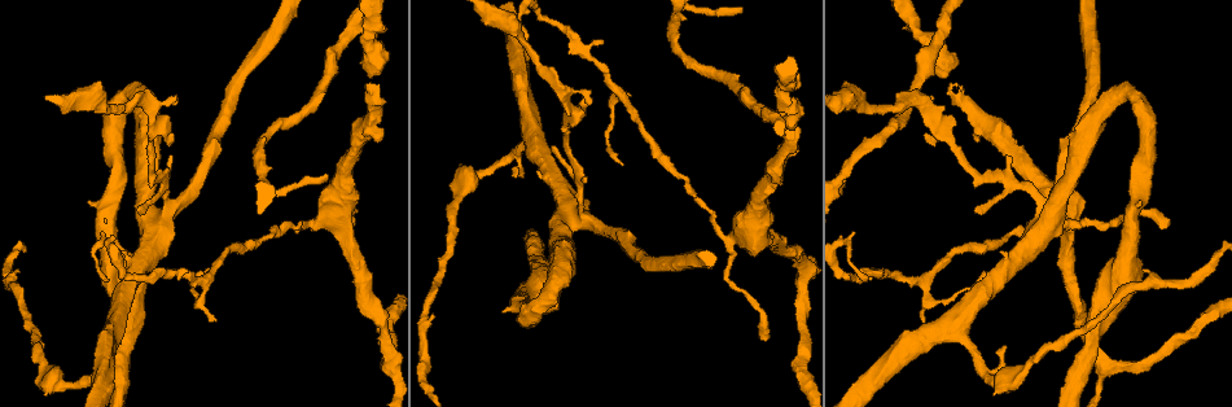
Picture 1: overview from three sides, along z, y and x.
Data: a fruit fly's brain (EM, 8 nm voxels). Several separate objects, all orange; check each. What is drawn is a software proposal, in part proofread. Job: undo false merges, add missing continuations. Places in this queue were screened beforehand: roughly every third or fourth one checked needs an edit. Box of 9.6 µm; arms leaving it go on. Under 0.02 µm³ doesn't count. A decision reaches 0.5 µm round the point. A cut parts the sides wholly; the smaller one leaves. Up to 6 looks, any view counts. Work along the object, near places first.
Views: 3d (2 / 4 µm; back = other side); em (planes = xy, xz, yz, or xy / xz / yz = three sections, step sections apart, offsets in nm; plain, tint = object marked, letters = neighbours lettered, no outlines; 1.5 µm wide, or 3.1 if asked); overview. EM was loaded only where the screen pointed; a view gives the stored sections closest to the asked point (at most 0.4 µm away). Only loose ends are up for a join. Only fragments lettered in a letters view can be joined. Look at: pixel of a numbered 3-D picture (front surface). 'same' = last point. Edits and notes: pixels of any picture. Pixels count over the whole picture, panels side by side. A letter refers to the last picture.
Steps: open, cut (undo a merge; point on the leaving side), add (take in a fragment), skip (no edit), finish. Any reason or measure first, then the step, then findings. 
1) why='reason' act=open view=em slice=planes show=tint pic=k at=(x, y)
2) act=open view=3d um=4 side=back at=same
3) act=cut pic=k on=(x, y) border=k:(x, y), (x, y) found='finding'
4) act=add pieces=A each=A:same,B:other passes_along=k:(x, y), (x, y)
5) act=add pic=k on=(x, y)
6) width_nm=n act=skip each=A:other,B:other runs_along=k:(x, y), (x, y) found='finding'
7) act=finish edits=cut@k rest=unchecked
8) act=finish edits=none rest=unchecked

why='sharp bend' act=open view=em slice=xy step=8 show=tint pic=1 at=(622, 97)

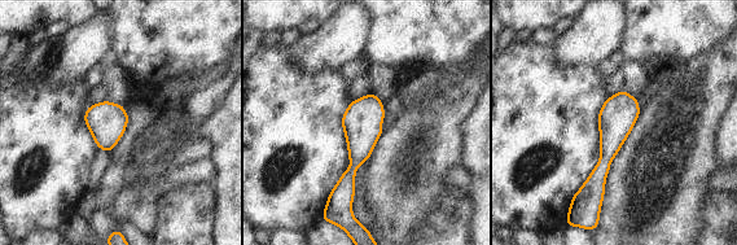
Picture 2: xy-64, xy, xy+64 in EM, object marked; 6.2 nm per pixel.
act=open view=em slice=planes show=letters at=same

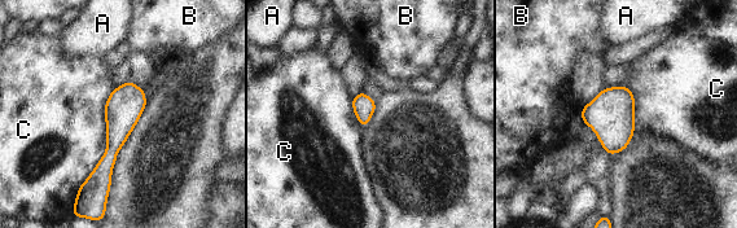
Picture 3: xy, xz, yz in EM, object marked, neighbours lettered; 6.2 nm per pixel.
act=skip each=A:other,B:other,C:other border=3:(114, 88), (105, 153), (77, 192) found='all the same neuron'

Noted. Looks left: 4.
why='looks like a crossing' act=open view=em slice=yz step=4 show=tint pic=1 at=(736, 235)

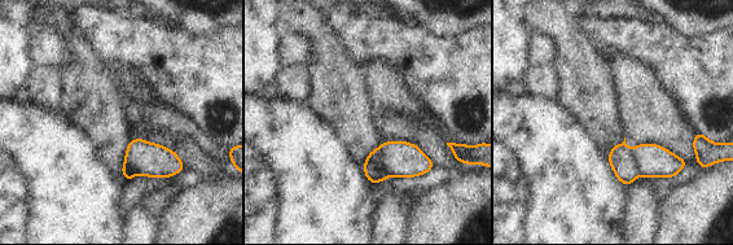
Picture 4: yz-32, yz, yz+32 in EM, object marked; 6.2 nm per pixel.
why='what lies round it' act=open view=em slice=yz step=4 show=letters at=same

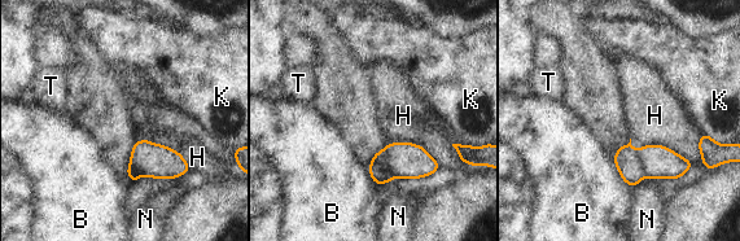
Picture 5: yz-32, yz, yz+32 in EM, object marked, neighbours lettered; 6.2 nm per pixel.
act=cut pic=5 on=(407, 161) each=B:other,H:other,K:other,N:other,T:other border=5:(381, 150), (386, 163), (397, 176) found='a second neuron is stuck on'

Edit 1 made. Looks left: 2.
why='free end' act=open view=em slice=planes show=tint pic=1 at=(553, 148)

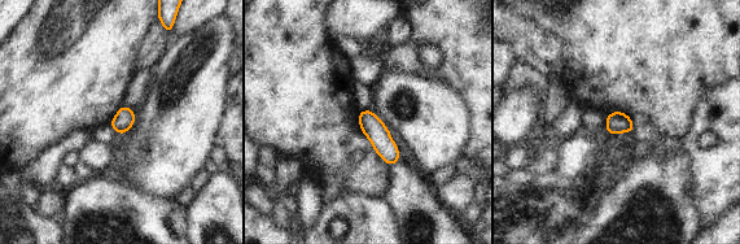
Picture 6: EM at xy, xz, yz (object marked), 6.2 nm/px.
act=open view=em slice=planes show=letters at=same

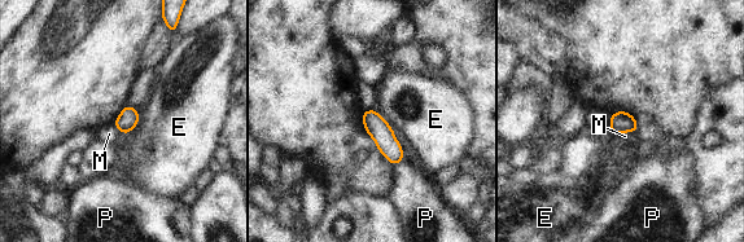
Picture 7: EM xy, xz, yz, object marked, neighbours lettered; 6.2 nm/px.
act=skip each=E:other,M:other,P:other border=7:(139, 114), (139, 122), (123, 135) found='none of them fits'

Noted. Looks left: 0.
act=finish edits=cut@5 rest=unchecked

